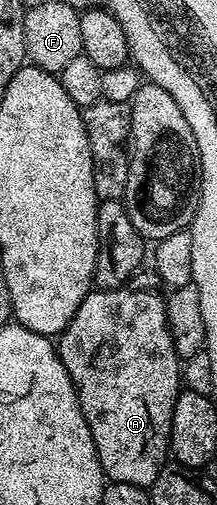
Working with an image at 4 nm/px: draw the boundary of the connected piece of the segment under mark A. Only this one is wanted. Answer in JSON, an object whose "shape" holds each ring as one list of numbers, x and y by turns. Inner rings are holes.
{"shape":[[131,288,95,289,88,293,87,298,81,303,81,307,77,307,77,315,73,315,73,319,59,334,57,348,61,363,65,363,71,376,71,382,78,388,81,411,85,415,85,423,89,423,89,431,93,435,93,443,97,447,97,455,103,468,104,478,111,483,129,483,138,489,147,489,155,482,169,457,173,407,181,392,181,358,175,349,175,339,171,335,171,324,167,321,167,303,164,294,154,293,151,289]]}

